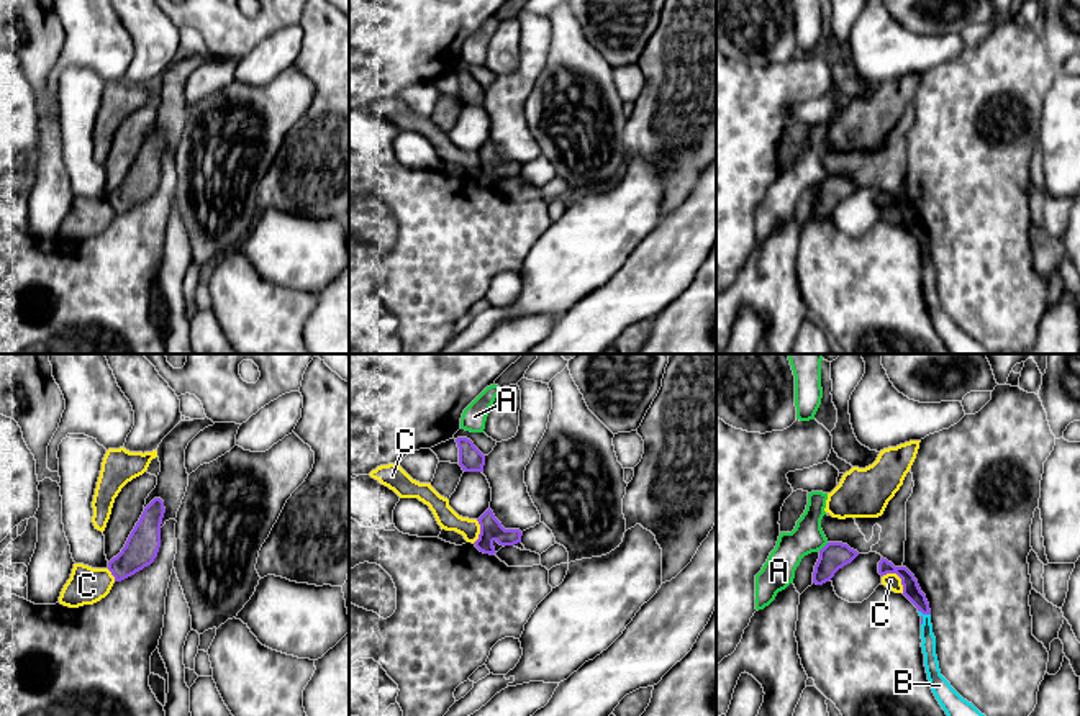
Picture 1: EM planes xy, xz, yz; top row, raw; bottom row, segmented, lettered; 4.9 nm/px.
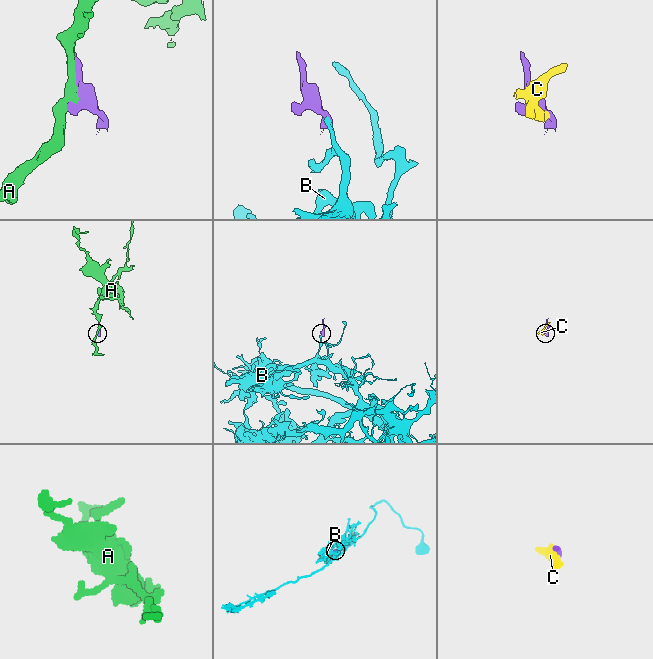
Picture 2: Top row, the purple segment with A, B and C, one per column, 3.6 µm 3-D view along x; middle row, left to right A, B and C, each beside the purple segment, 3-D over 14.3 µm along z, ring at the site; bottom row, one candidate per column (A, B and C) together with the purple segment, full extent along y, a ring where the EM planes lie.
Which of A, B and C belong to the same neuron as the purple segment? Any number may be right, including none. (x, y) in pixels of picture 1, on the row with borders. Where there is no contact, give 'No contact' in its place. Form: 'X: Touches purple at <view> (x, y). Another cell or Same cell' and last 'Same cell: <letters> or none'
A: Touches purple at yz (823, 548). Another cell
B: Touches purple at yz (921, 618). Another cell
C: Touches purple at yz (898, 575). Another cell
Same cell: none

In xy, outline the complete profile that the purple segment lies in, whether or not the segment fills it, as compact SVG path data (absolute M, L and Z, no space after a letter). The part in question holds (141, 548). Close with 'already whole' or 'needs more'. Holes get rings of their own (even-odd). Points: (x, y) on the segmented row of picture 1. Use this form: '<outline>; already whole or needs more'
M154 498L143 511L121 552L108 562L115 582L121 582L151 565L161 547L161 524L166 508Z; already whole

